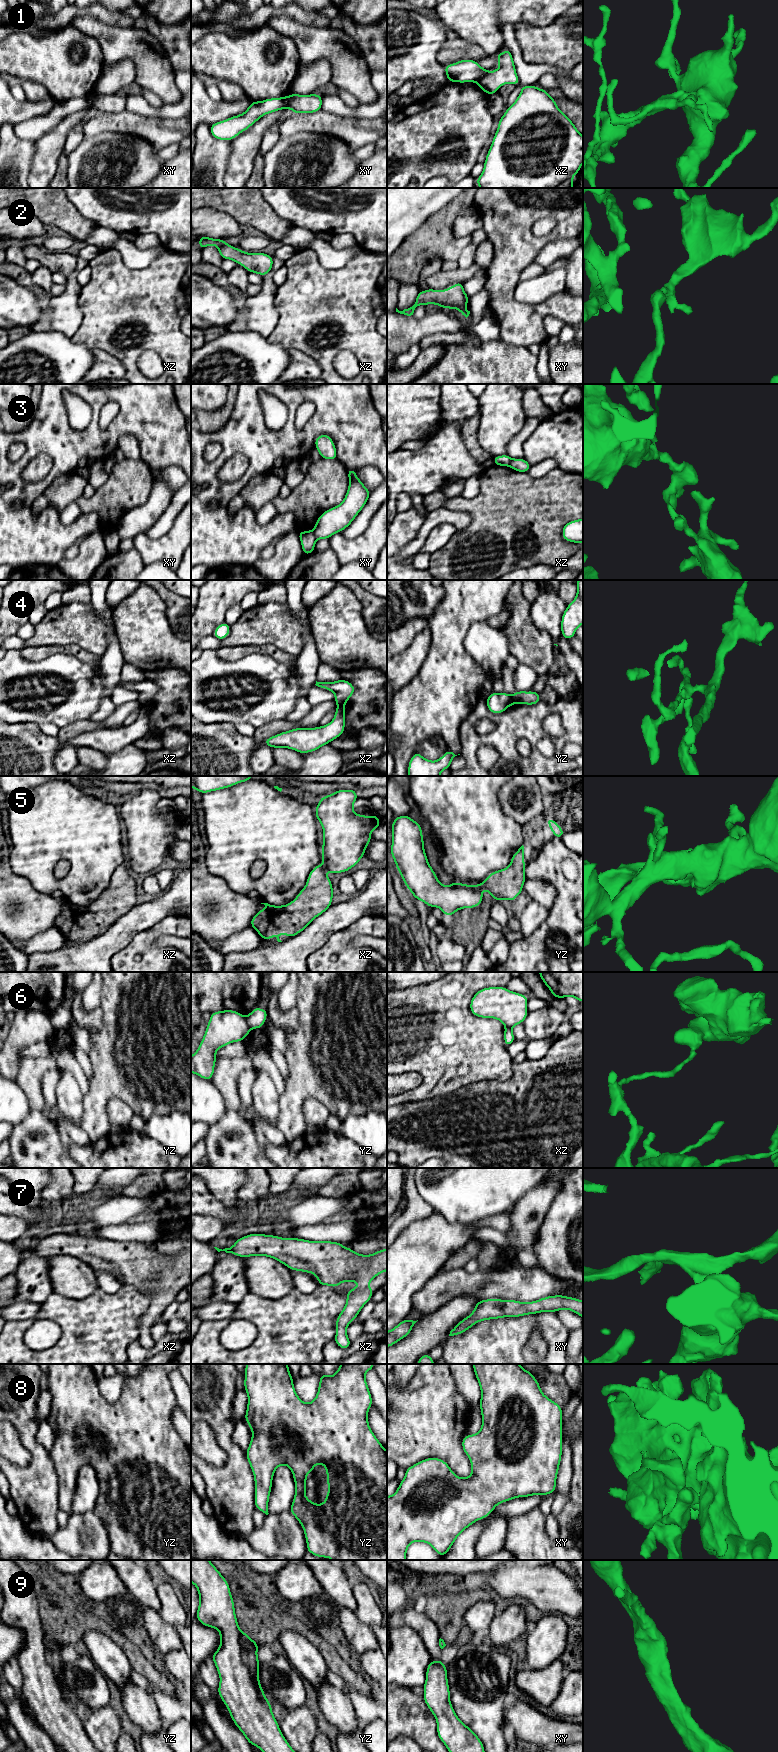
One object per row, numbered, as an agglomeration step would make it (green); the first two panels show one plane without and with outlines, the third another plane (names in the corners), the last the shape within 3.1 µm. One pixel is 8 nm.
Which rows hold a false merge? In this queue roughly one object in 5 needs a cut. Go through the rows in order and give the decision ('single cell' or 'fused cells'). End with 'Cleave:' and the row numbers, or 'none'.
1: fused cells
2: single cell
3: fused cells
4: fused cells
5: fused cells
6: fused cells
7: single cell
8: single cell
9: single cell
Cleave: 1, 3, 4, 5, 6

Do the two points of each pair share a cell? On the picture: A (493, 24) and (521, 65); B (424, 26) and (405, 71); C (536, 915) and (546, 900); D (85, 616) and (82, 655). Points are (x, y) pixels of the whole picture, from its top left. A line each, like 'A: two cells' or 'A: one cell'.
A: two cells
B: one cell
C: two cells
D: two cells

